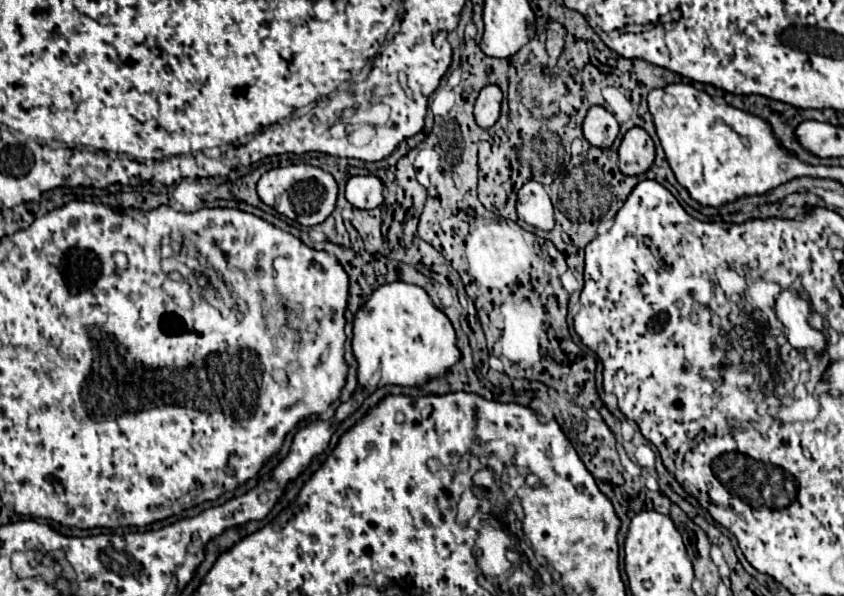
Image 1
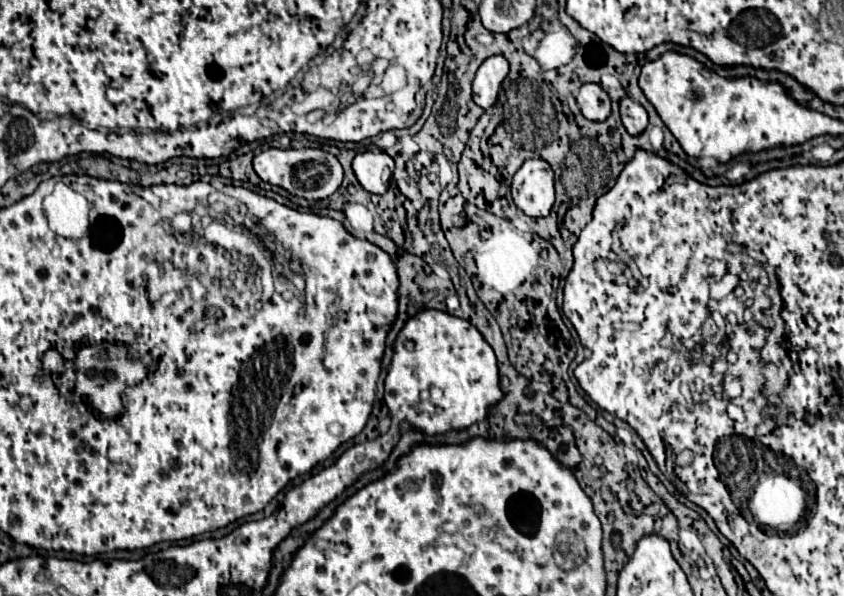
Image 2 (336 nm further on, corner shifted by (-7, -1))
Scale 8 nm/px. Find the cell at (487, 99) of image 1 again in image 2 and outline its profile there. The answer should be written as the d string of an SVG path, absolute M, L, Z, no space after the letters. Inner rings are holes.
M501 55L485 59L473 81L473 101L485 111L491 109L497 101L501 83L507 77L507 73L509 73L509 63Z

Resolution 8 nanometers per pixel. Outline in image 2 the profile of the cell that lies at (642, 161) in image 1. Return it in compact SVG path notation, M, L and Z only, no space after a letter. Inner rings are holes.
M625 97L621 101L621 121L623 121L627 133L633 135L633 137L641 135L647 129L647 125L649 125L647 111L639 103L631 101L629 97Z

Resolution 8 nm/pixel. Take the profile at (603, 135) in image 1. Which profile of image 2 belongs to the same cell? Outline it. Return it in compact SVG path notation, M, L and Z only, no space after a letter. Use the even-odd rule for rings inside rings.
M587 83L581 87L577 103L581 107L581 113L591 121L605 121L611 115L611 99L595 83Z

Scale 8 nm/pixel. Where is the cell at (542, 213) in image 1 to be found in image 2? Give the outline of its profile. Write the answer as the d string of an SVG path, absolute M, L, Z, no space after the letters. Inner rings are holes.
M529 159L513 177L511 197L529 217L547 217L555 203L553 171L543 159Z

